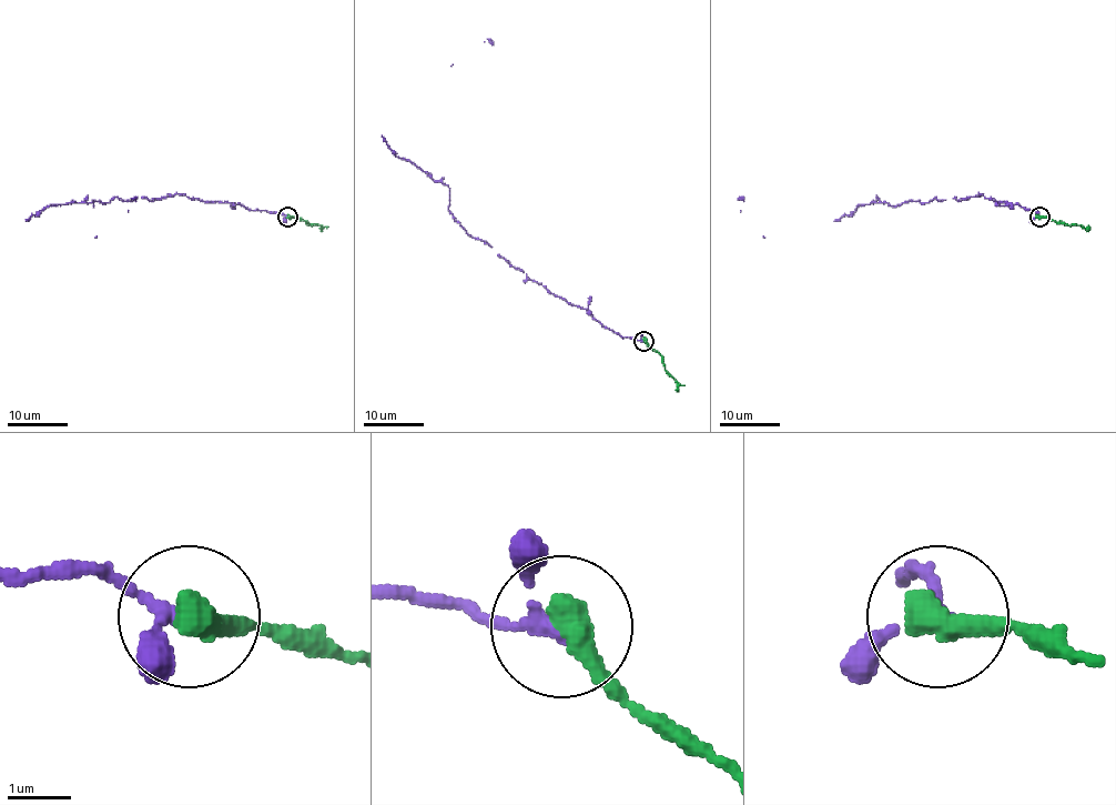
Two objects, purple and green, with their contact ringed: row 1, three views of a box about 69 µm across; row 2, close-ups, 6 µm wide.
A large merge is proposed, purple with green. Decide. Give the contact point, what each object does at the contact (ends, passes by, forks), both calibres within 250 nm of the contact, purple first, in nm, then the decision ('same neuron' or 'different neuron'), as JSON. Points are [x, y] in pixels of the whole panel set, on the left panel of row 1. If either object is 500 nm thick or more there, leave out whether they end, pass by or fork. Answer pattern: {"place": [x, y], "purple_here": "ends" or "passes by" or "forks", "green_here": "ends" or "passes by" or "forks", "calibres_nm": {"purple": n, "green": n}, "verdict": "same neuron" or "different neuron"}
{"place": [287, 217], "calibres_nm": {"purple": 170, "green": 550}, "verdict": "same neuron"}

